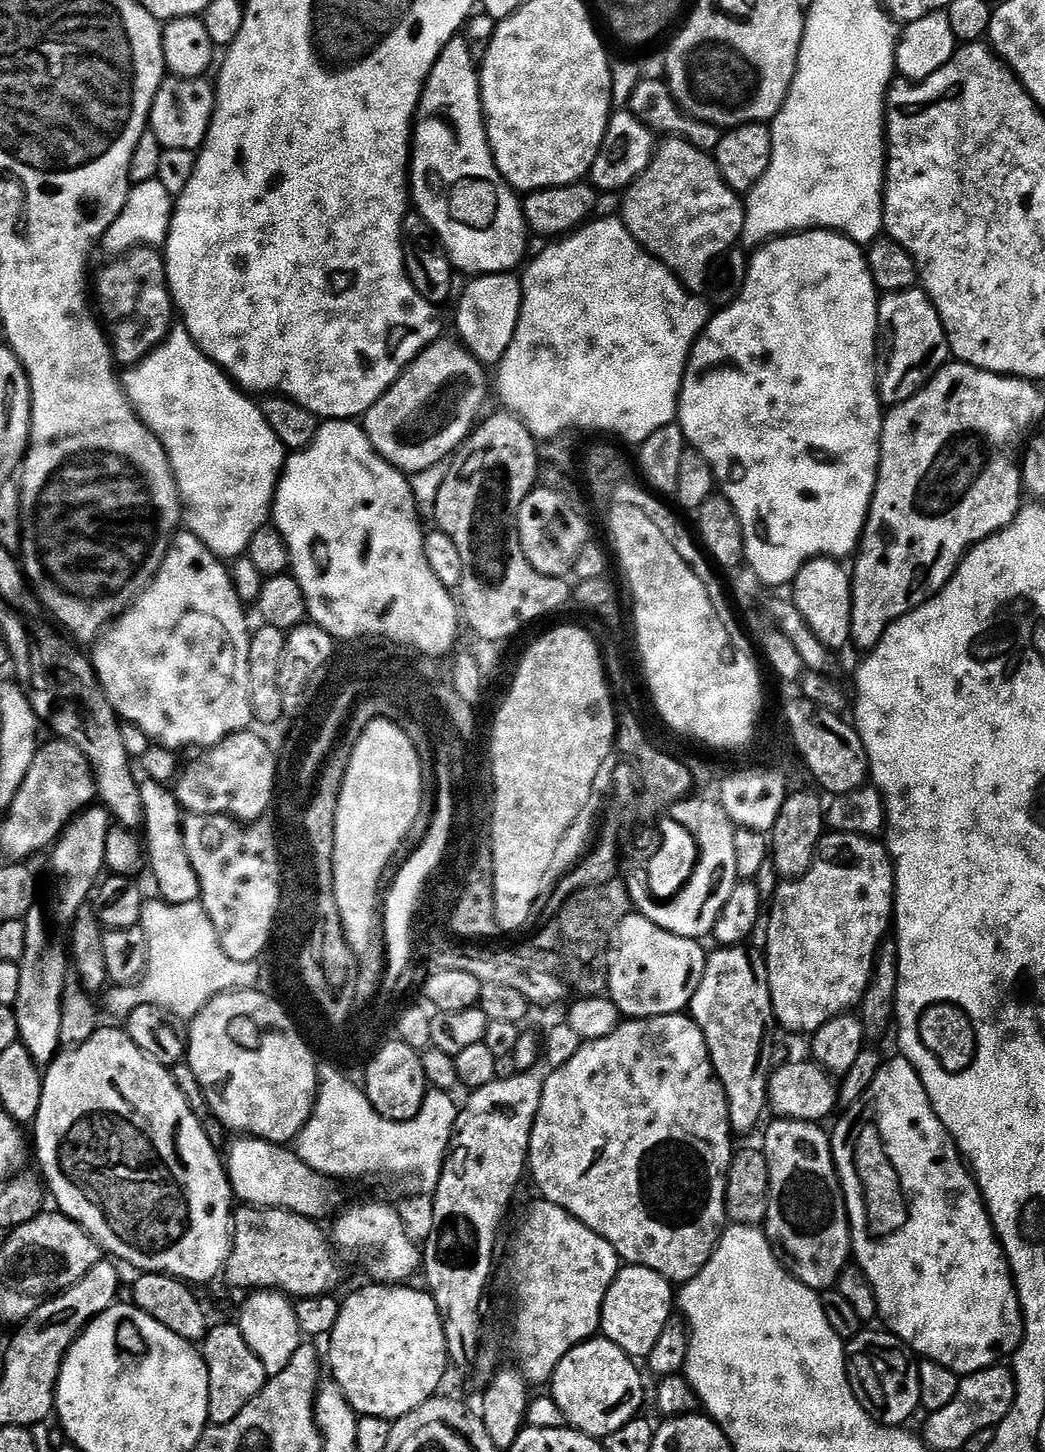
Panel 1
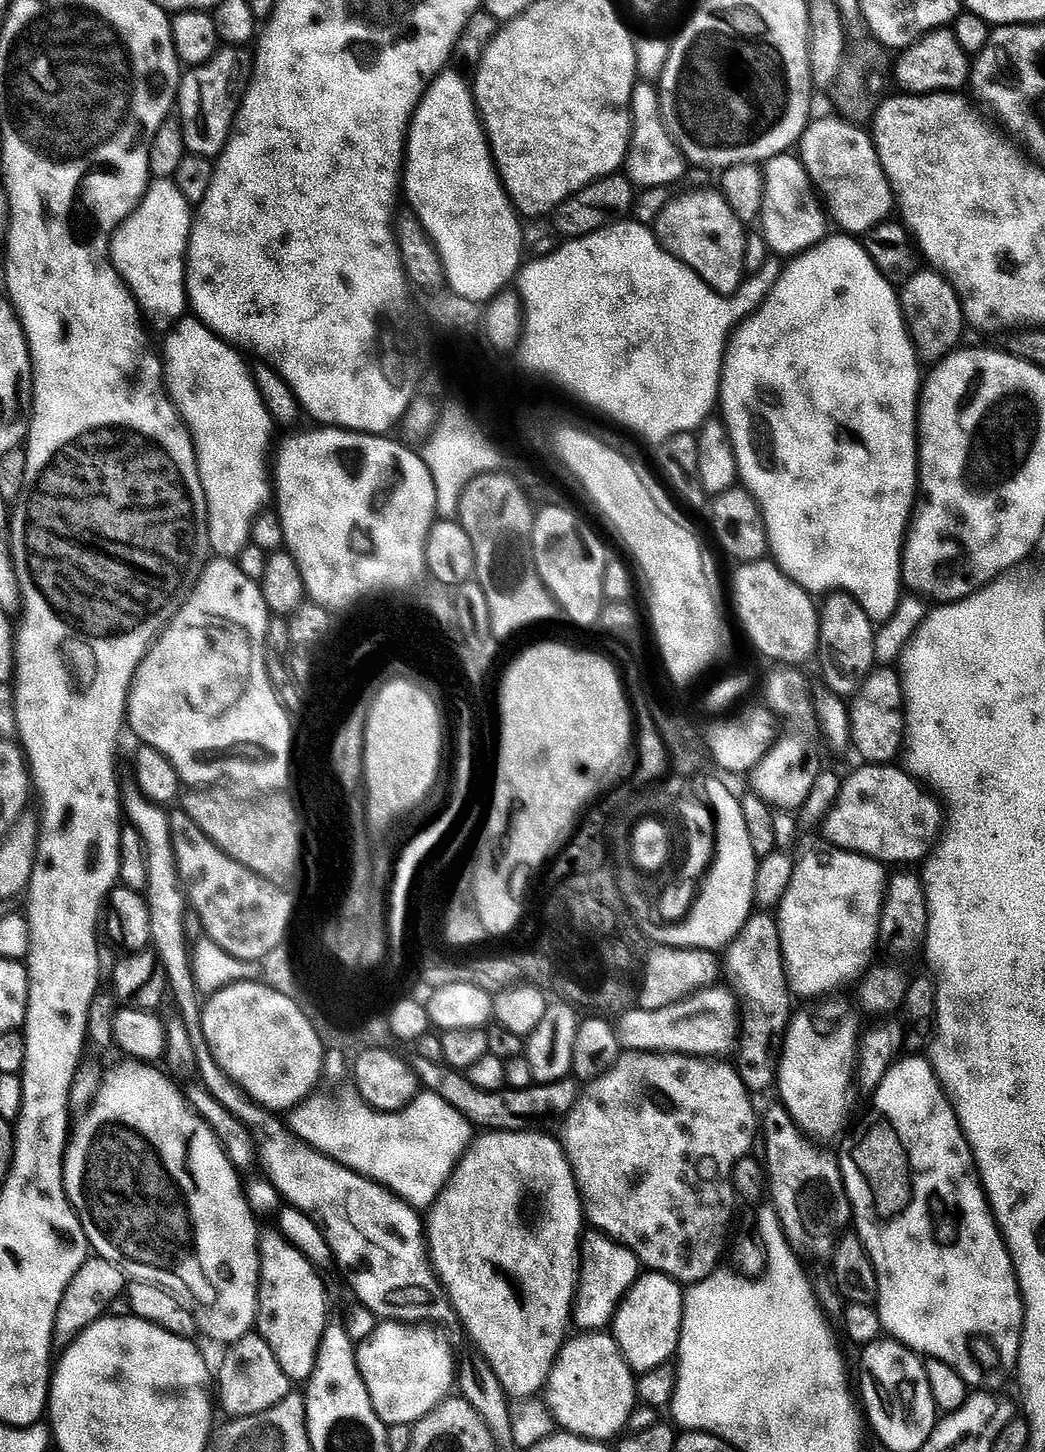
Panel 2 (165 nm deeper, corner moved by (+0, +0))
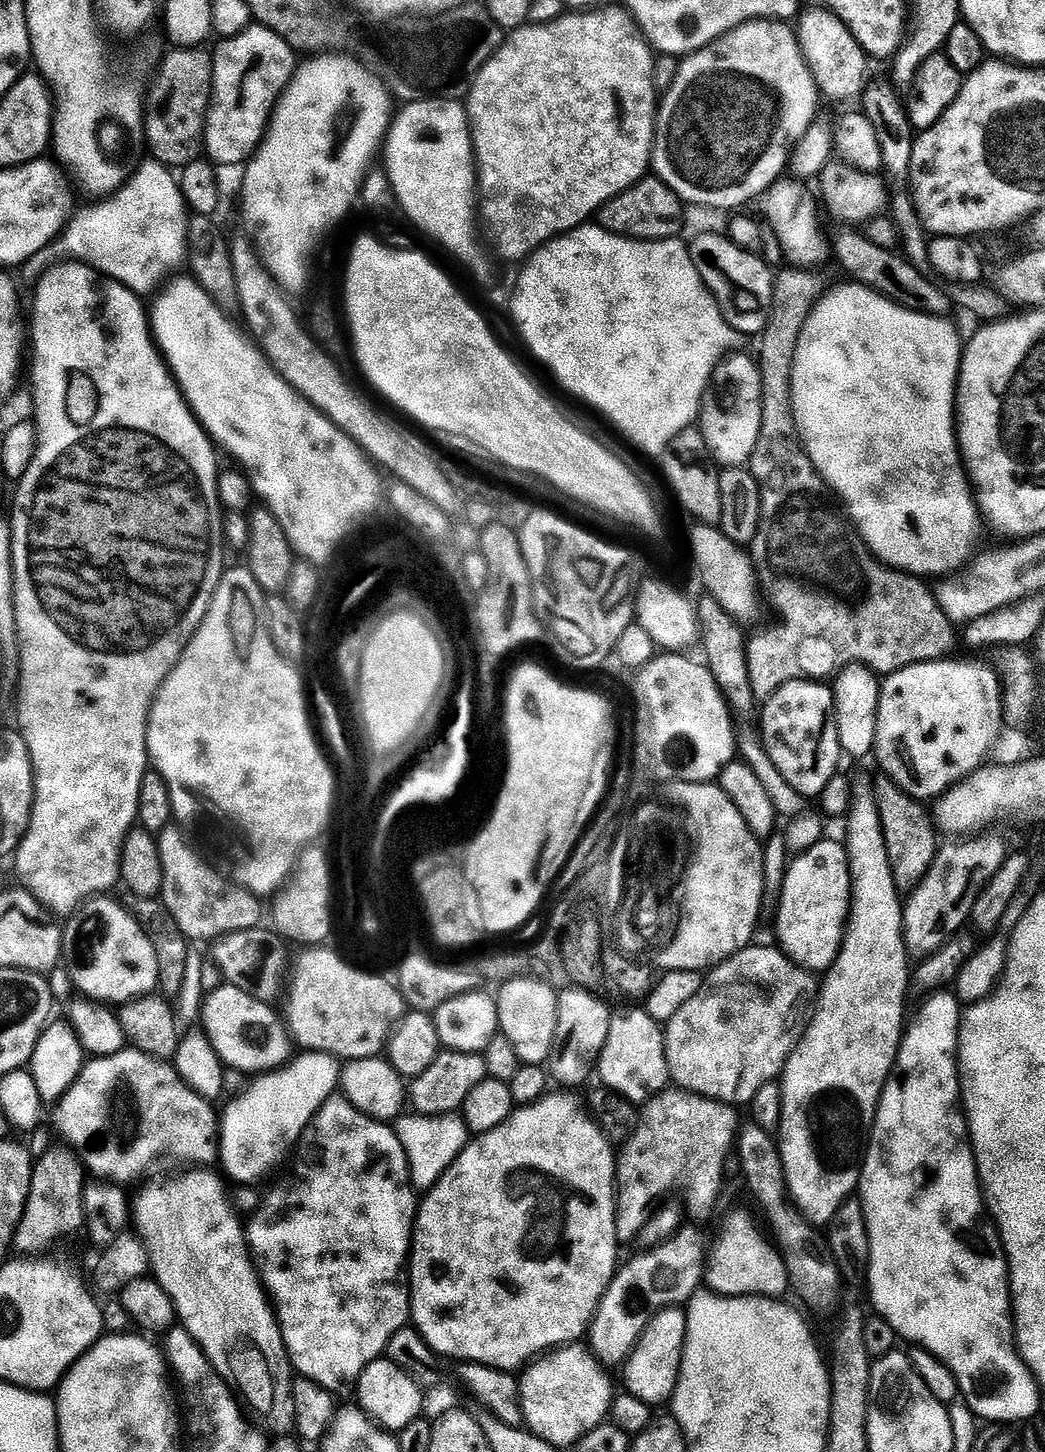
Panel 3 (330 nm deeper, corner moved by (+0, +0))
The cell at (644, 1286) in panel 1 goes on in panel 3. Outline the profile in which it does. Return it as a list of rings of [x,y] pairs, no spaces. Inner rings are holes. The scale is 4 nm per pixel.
[[[683,1307],[663,1308],[645,1323],[636,1347],[629,1351],[624,1364],[624,1384],[627,1395],[653,1406],[667,1405],[678,1386],[680,1367],[684,1361],[684,1343],[688,1333],[688,1318]]]

